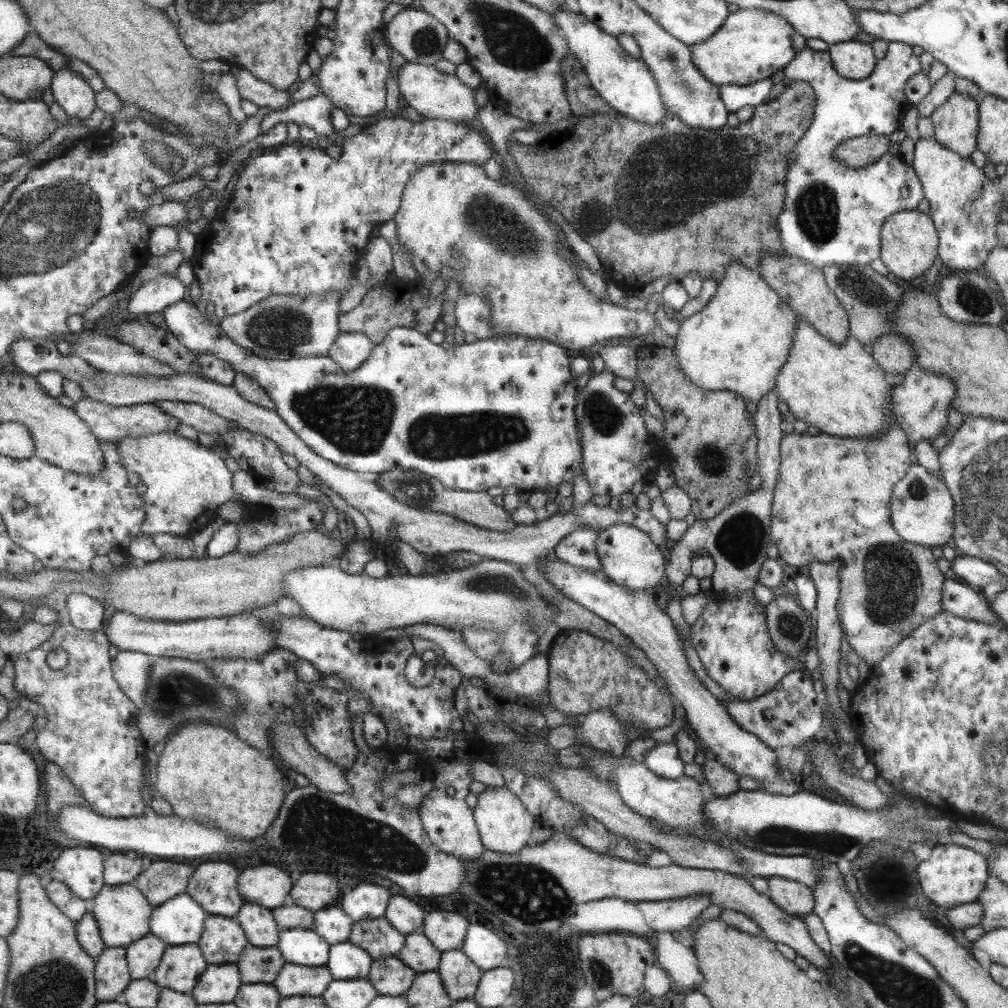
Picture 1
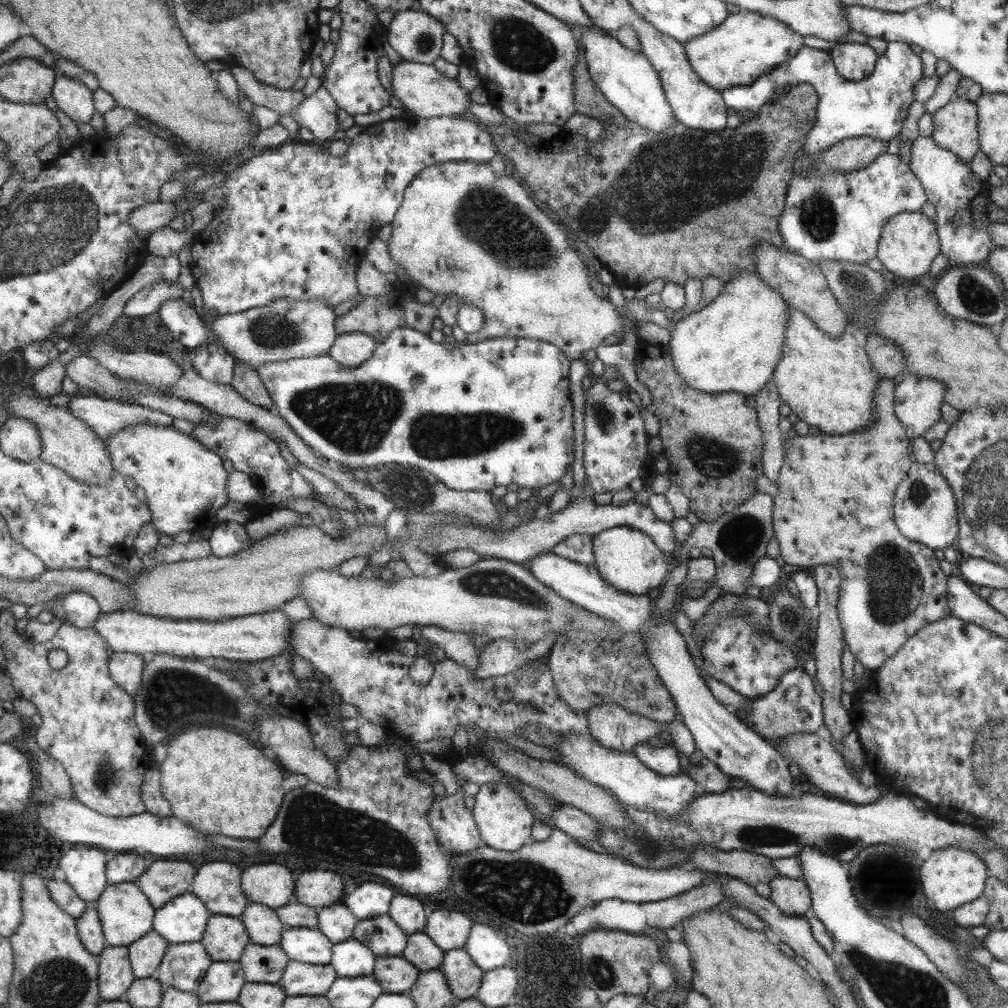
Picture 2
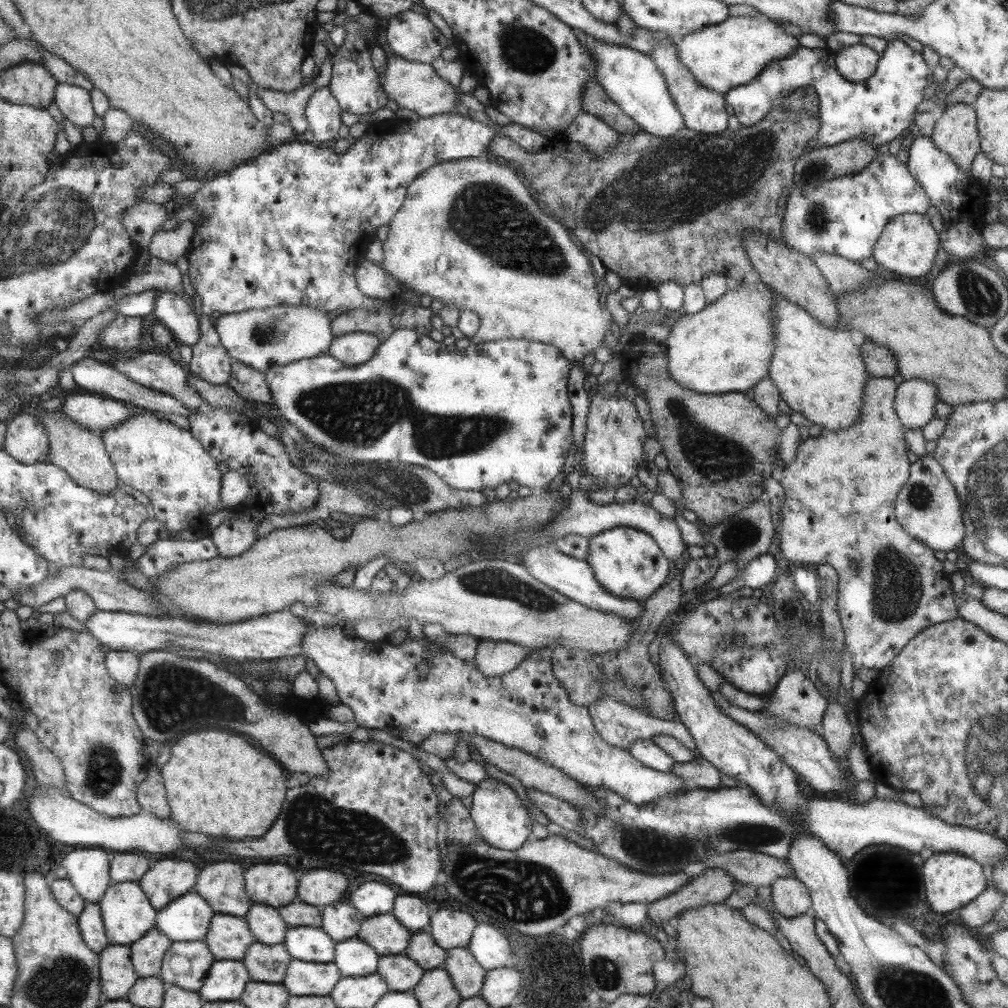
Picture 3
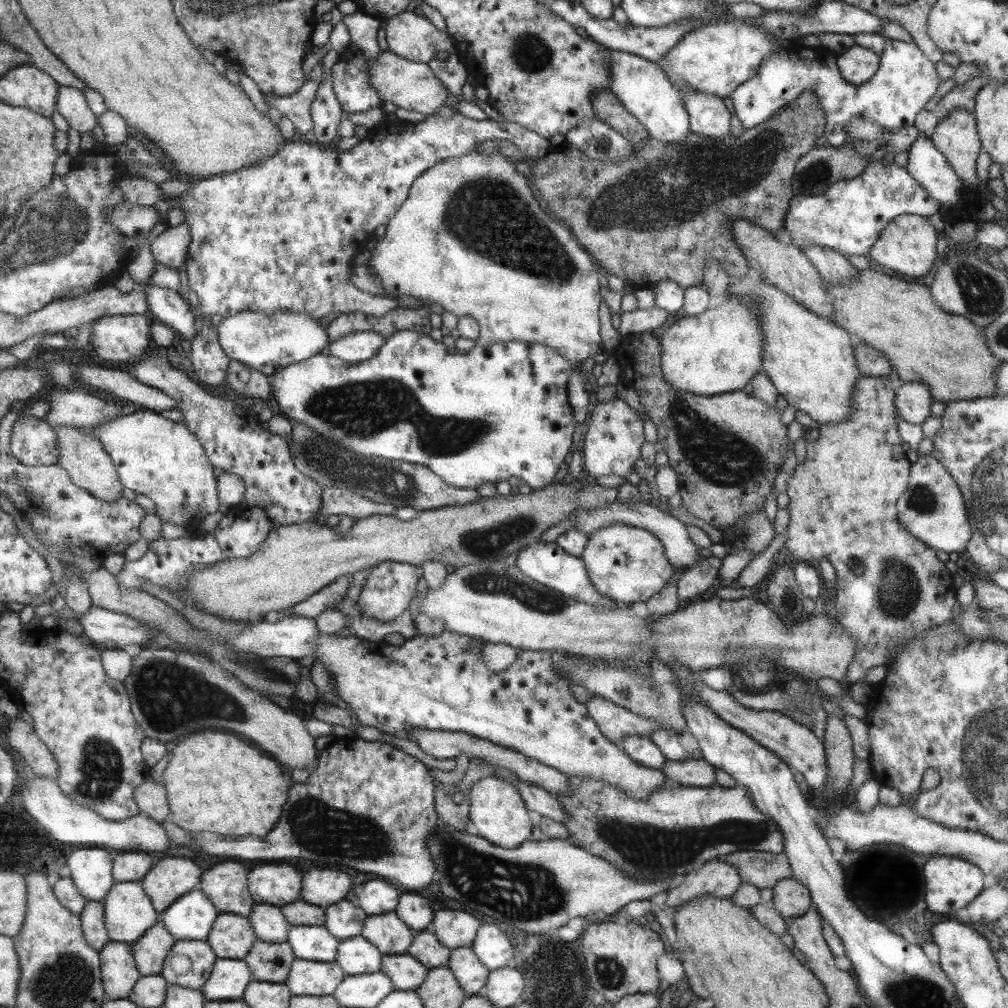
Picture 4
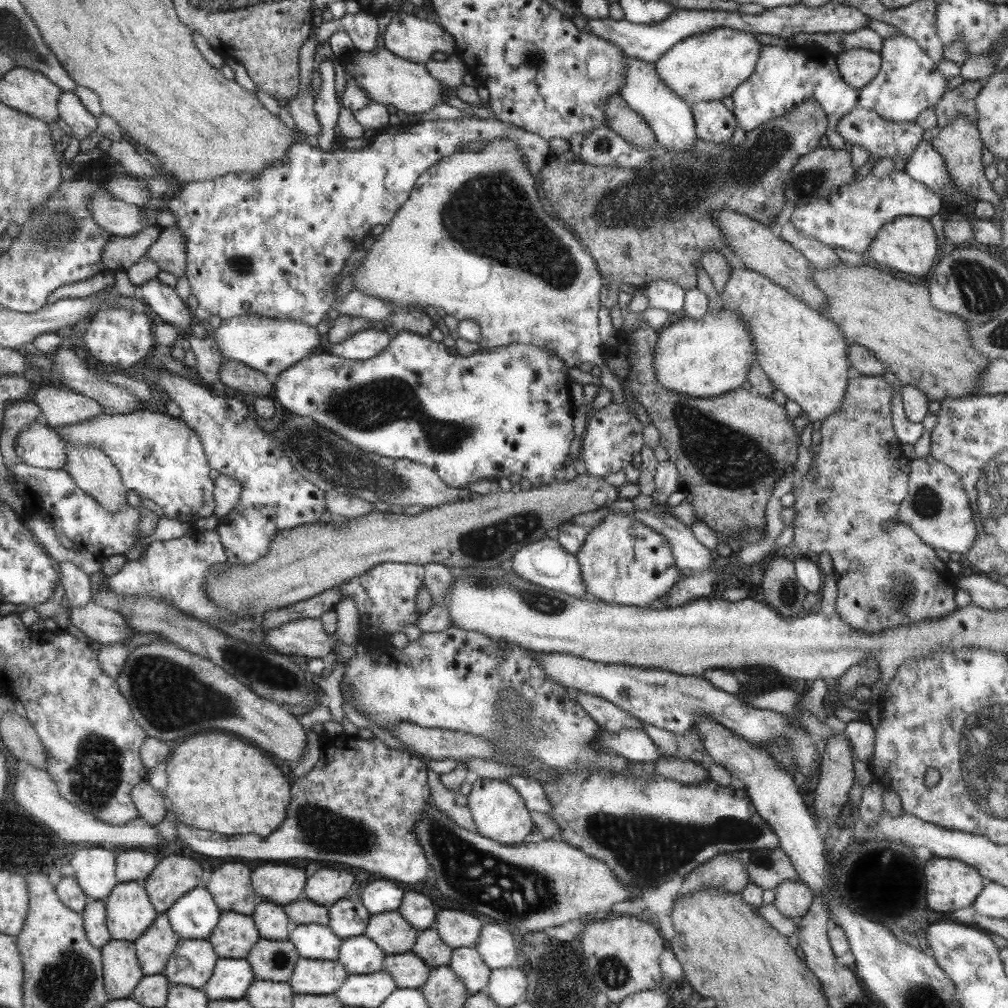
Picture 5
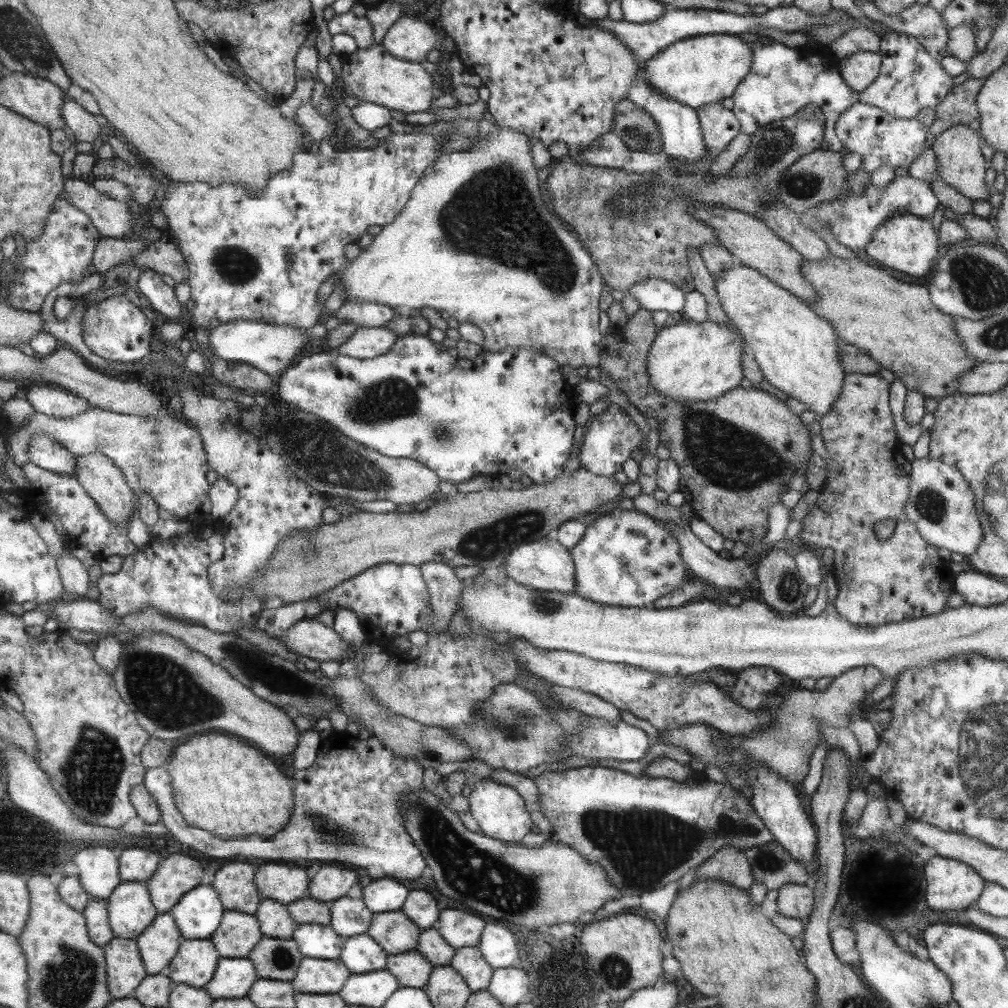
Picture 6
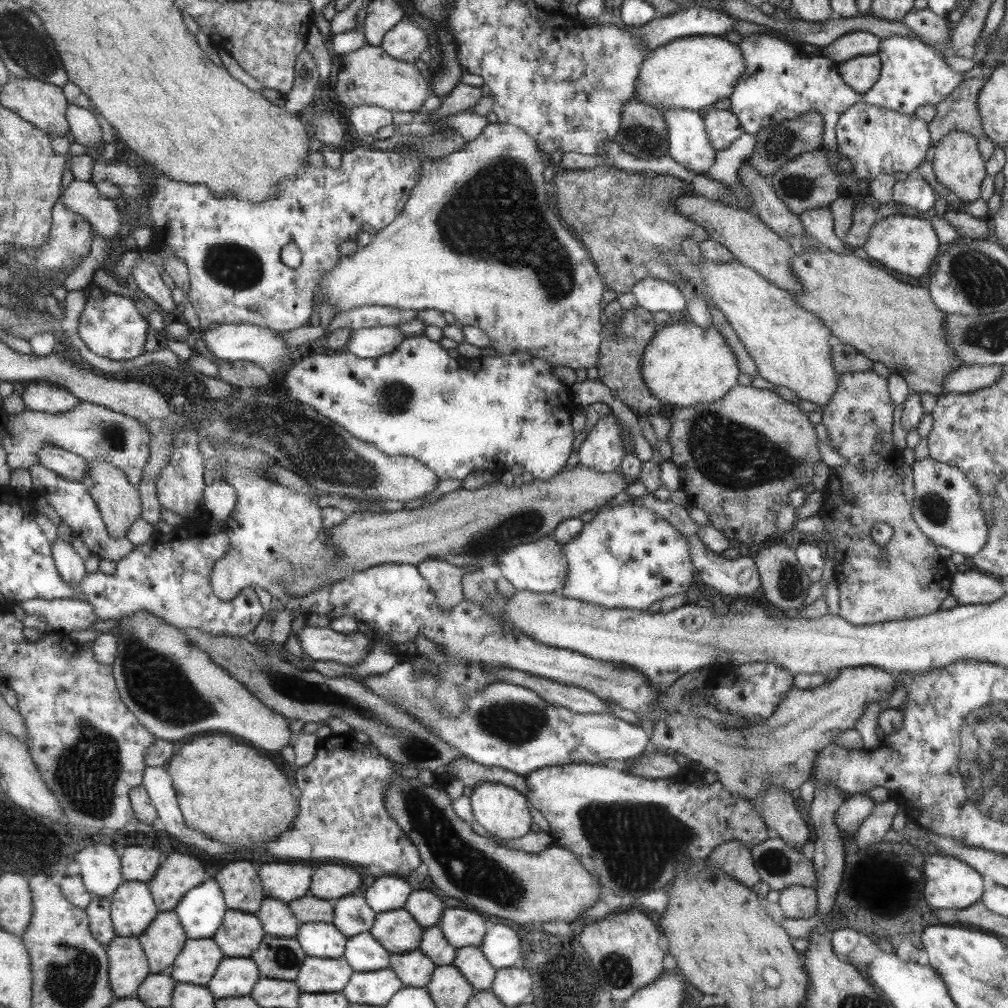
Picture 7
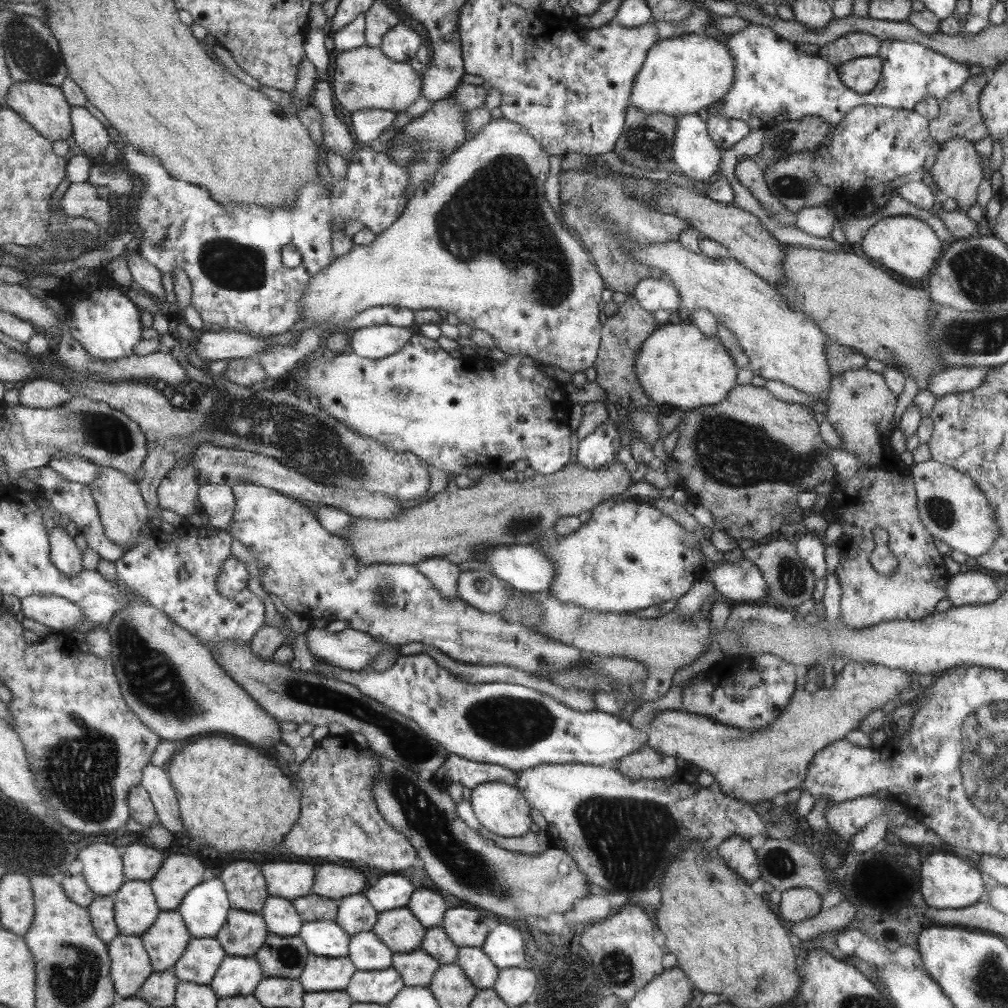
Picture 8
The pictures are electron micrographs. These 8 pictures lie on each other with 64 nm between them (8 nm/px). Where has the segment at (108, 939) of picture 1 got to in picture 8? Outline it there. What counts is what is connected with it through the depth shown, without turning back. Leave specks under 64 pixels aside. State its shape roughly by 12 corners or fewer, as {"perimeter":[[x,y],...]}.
{"perimeter":[[150,881],[115,895],[121,934],[143,935],[160,916]]}

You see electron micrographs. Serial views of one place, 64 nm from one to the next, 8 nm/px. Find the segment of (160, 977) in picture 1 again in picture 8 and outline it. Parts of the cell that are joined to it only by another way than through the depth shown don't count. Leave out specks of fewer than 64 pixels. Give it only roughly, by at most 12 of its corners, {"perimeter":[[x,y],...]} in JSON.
{"perimeter":[[217,937],[192,938],[172,974],[209,985],[228,956]]}

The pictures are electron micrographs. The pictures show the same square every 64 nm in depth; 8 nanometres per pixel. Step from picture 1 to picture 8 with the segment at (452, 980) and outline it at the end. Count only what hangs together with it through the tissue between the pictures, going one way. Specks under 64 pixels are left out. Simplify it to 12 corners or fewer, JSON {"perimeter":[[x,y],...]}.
{"perimeter":[[460,947],[455,963],[479,990],[501,974],[482,948]]}

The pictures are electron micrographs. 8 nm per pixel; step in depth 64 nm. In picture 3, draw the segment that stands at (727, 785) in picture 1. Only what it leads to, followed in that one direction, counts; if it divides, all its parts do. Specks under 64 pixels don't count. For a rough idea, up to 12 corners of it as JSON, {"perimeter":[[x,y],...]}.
{"perimeter":[[705,758],[674,762],[670,771],[692,788],[721,788],[721,772]]}

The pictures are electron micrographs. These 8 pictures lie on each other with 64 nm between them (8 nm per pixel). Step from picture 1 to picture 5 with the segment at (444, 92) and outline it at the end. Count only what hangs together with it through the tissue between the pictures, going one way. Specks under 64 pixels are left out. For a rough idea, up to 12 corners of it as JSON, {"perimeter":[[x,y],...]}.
{"perimeter":[[386,47],[345,66],[370,100],[400,115],[440,105],[425,64]]}

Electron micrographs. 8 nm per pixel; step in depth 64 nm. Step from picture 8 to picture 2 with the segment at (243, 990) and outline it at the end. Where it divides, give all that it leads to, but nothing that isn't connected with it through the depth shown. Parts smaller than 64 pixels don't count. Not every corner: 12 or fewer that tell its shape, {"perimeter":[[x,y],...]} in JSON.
{"perimeter":[[239,961],[213,962],[196,994],[235,1002],[246,984]]}

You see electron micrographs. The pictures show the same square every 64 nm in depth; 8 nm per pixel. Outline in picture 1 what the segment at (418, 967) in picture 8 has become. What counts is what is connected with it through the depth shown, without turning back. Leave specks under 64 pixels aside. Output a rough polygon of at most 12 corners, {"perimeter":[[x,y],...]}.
{"perimeter":[[397,957],[373,961],[380,995],[405,995],[417,972]]}

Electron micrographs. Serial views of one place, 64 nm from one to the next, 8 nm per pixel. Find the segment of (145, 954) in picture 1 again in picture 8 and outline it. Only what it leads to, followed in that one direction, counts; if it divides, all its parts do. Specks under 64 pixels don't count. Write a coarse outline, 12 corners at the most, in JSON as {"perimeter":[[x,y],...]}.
{"perimeter":[[160,911],[141,938],[154,972],[172,970],[193,936],[178,911]]}

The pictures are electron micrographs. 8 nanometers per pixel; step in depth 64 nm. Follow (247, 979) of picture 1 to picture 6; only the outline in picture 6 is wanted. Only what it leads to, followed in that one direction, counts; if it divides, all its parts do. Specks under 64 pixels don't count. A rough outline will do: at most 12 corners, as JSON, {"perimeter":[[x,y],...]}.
{"perimeter":[[263,936],[247,958],[260,979],[291,982],[304,956],[293,939]]}

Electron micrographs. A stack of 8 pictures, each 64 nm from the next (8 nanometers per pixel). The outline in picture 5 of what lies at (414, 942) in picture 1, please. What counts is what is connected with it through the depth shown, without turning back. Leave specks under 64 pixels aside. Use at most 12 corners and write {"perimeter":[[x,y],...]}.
{"perimeter":[[434,928],[410,950],[432,969],[449,966],[453,948]]}

